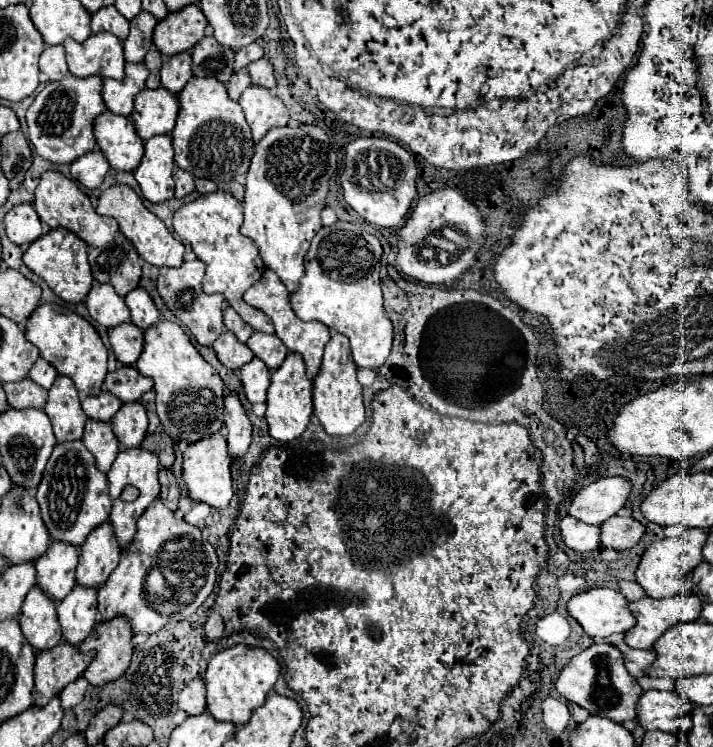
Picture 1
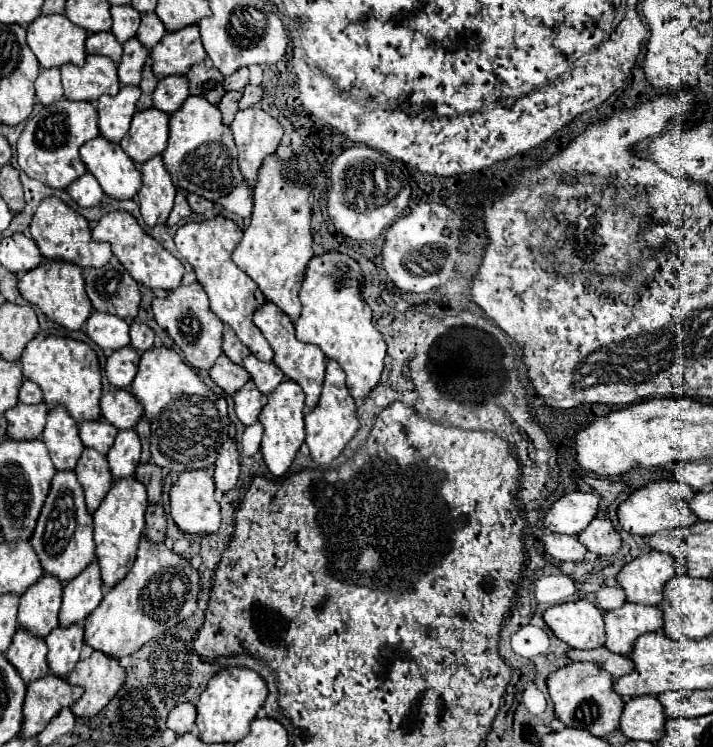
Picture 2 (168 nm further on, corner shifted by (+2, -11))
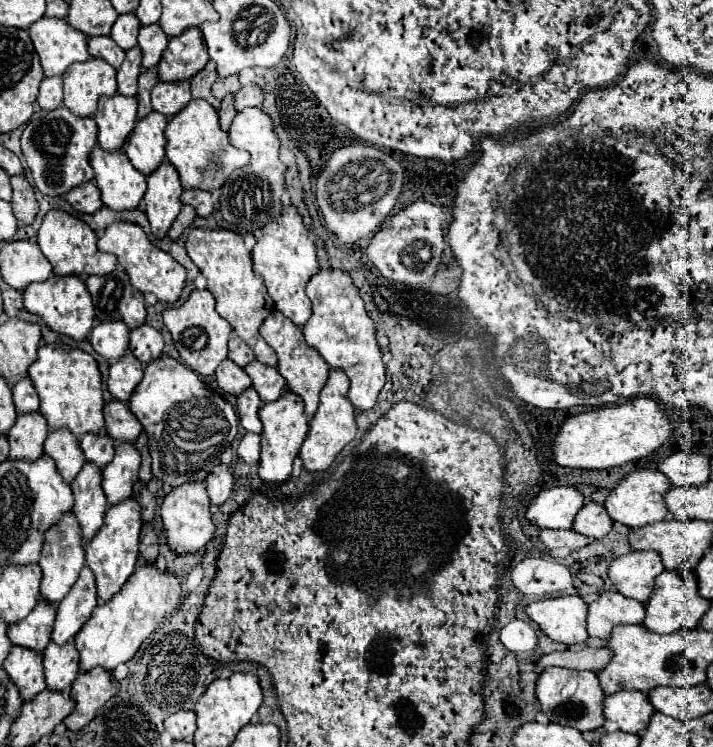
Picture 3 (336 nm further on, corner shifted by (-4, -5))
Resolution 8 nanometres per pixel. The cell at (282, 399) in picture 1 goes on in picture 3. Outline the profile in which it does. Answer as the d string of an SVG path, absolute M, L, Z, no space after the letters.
M284 391L280 395L278 401L274 403L264 403L260 407L260 421L262 421L262 451L260 451L260 469L258 475L262 481L266 483L284 483L290 473L292 473L292 463L304 443L304 437L308 433L308 419L304 413L304 401L300 401L300 397Z

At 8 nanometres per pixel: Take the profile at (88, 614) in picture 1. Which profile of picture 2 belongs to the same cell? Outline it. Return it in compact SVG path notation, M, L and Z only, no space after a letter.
M80 623L68 627L58 625L54 631L50 631L46 643L50 671L54 675L68 675L80 659L80 651L84 647L84 627Z

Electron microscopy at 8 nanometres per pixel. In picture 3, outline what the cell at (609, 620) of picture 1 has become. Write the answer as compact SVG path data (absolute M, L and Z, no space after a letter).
M578 595L532 601L524 607L524 613L552 641L574 645L588 639L588 633L584 629L586 603Z

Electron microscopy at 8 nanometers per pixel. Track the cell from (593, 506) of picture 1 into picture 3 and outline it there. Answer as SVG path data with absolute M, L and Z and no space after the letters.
M550 487L530 501L524 517L540 529L570 529L582 501L584 497L576 487Z

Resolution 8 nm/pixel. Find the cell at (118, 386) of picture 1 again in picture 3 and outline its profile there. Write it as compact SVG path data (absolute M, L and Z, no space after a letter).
M120 401L106 403L104 417L106 417L106 435L116 443L134 443L142 433L140 423L136 423L136 417L128 413L126 403Z

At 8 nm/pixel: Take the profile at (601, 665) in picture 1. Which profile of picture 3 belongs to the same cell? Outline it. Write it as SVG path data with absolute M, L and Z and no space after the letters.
M544 669L542 675L536 681L536 699L540 703L542 713L548 715L550 723L558 723L564 727L574 727L578 731L592 731L604 725L604 715L602 715L602 701L604 701L604 691L600 689L600 683L596 681L594 671L576 671L576 669Z

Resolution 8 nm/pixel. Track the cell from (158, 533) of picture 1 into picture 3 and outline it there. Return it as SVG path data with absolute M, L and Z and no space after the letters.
M140 565L124 583L120 593L94 609L90 621L74 637L74 645L80 653L80 669L90 671L94 667L102 667L114 671L120 663L130 661L140 649L142 641L174 613L180 599L182 589L178 577L160 573L156 565Z

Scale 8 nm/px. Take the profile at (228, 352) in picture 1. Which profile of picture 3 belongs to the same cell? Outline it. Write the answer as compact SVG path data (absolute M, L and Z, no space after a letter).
M226 359L222 361L222 365L218 365L216 369L216 383L224 393L230 395L240 395L244 389L250 387L250 377L244 373L244 369L240 369L234 361Z

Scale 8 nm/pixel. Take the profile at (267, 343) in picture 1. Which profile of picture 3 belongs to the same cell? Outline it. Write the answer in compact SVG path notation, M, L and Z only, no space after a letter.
M252 361L250 365L246 365L244 371L252 379L252 387L262 403L272 403L282 395L284 377L280 377L280 373L276 373L274 367L268 367L260 361Z

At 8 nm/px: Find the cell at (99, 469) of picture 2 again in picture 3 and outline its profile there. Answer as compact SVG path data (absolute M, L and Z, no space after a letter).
M84 465L76 479L70 483L70 489L74 493L72 513L80 523L84 543L92 541L92 537L100 531L100 525L104 523L104 513L108 509L104 501L104 491L100 489L100 473L90 467L92 465Z

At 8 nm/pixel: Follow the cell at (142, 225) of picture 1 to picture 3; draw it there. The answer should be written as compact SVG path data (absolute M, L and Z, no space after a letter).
M116 221L98 239L98 249L104 253L114 253L118 257L118 263L124 267L126 275L130 277L132 287L138 289L140 293L154 293L156 299L164 303L176 303L180 299L186 281L186 269L178 261L174 261L168 253L152 245L142 227L134 223Z

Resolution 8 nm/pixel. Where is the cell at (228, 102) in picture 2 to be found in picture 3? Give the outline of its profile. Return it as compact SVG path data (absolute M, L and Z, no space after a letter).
M228 95L228 97L224 97L224 99L222 99L222 107L220 107L218 115L220 115L220 127L222 127L222 131L228 131L228 129L230 129L232 119L234 119L234 115L236 115L232 95Z

